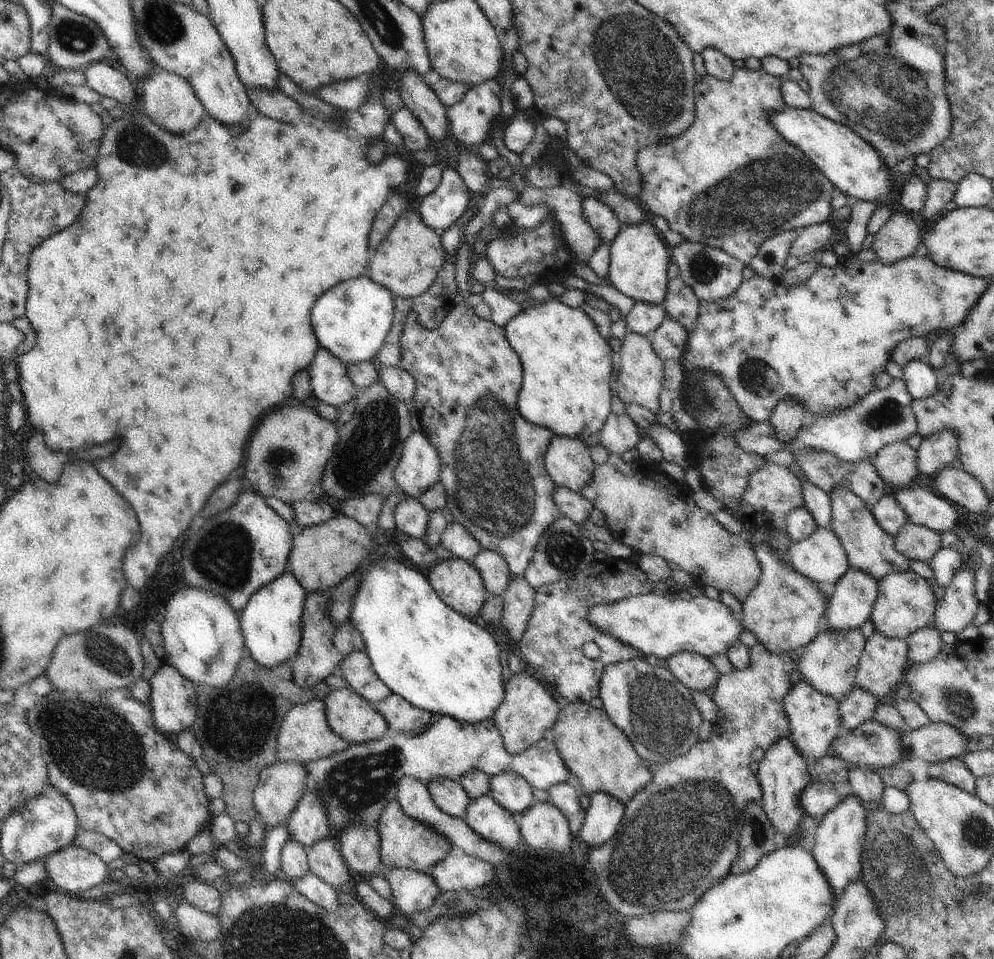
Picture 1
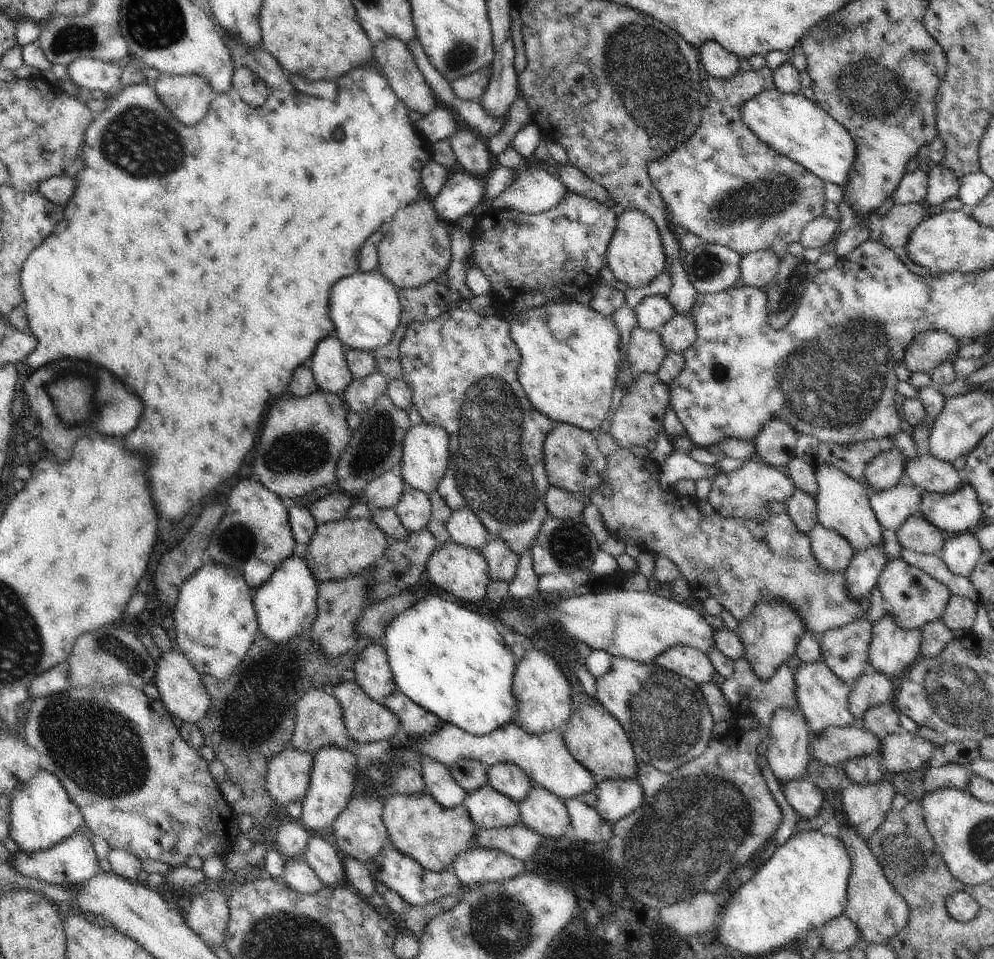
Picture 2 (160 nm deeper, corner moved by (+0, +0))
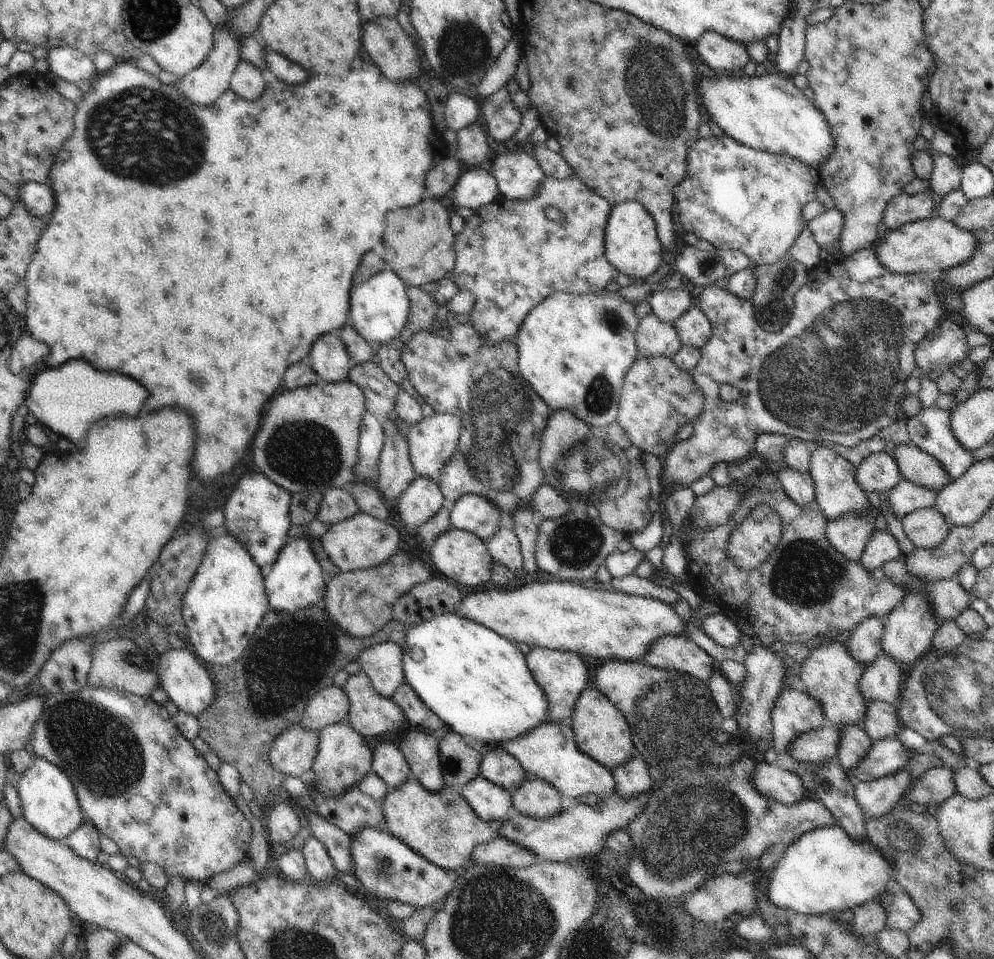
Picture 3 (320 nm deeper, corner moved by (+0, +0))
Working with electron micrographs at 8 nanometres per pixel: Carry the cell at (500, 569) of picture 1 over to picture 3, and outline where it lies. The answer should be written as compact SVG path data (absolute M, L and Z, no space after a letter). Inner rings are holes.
M502 525L501 529L487 542L487 549L496 563L510 567L516 571L523 568L521 544L510 525Z

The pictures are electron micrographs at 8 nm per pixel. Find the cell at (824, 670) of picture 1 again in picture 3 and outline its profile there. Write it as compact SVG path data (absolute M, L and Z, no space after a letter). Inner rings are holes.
M872 616L859 622L859 625L851 630L852 634L846 641L846 644L856 661L870 666L871 663L883 654L882 637L885 624L885 617Z

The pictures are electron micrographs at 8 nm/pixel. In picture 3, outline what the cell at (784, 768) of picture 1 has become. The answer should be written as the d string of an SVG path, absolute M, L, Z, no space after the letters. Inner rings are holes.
M786 685L771 714L773 746L777 754L787 754L791 742L802 733L825 726L823 704L807 692Z

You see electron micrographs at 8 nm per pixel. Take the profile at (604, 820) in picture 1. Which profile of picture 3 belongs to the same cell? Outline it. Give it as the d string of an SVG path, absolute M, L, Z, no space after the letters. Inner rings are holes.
M636 753L612 771L619 796L630 798L654 786L649 764Z

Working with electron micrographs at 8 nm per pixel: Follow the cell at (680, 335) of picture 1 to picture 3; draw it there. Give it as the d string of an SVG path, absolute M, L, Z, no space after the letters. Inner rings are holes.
M694 305L673 324L683 346L701 349L711 338L712 325L703 310Z

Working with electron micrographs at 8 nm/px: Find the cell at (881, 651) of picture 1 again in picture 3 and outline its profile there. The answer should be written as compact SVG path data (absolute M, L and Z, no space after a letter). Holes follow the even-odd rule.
M916 589L908 593L902 602L895 606L885 617L882 644L883 654L891 656L902 664L915 664L920 657L932 650L932 637L936 634L940 622L927 598Z

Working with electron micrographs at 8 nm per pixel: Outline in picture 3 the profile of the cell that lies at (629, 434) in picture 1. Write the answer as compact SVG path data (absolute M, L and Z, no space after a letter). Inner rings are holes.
M670 357L641 358L634 361L624 377L617 421L625 428L635 448L666 457L667 452L676 444L678 431L703 413L704 401L704 393L695 384L691 371L682 370Z

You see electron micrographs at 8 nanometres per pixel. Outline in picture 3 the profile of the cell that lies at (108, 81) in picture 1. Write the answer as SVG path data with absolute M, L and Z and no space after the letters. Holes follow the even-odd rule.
M66 46L54 47L45 56L51 76L59 76L72 83L92 81L98 76L93 59L80 49Z

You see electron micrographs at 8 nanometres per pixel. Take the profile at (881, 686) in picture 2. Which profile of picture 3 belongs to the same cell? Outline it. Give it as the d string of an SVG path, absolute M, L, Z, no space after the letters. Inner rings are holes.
M886 654L880 655L859 680L859 689L865 701L881 700L892 704L901 695L902 671L901 662Z

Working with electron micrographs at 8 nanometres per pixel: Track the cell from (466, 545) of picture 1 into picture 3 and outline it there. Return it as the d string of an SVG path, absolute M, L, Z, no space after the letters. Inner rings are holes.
M468 493L461 496L449 516L455 529L467 530L488 542L502 527L503 514L488 497Z

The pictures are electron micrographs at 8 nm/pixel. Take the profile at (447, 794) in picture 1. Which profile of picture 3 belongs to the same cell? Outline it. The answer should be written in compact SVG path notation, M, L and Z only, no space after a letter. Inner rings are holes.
M414 727L407 731L399 749L406 757L411 775L418 778L424 788L438 793L445 780L439 761L439 742L434 735Z

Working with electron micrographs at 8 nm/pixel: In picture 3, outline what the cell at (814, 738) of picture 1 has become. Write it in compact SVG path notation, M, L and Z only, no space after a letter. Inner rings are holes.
M817 642L815 644L810 657L801 665L799 676L806 685L807 693L811 697L816 697L823 704L827 724L841 728L863 722L868 702L860 692L859 680L868 667L855 660L846 642Z

